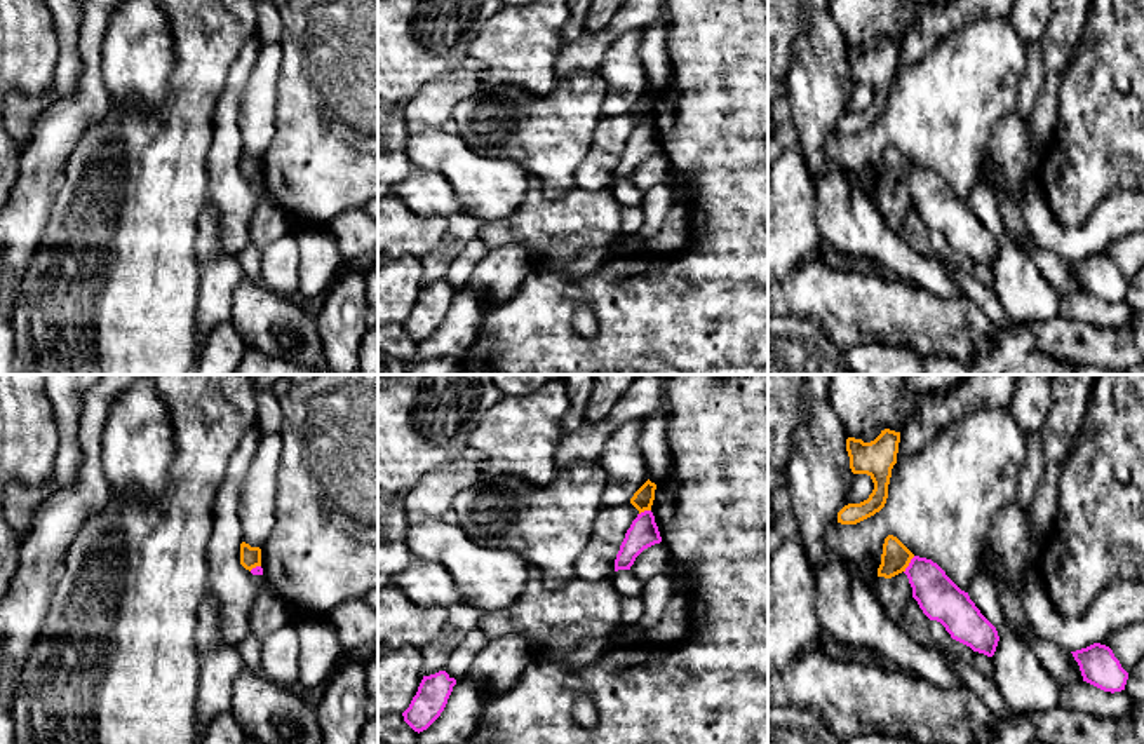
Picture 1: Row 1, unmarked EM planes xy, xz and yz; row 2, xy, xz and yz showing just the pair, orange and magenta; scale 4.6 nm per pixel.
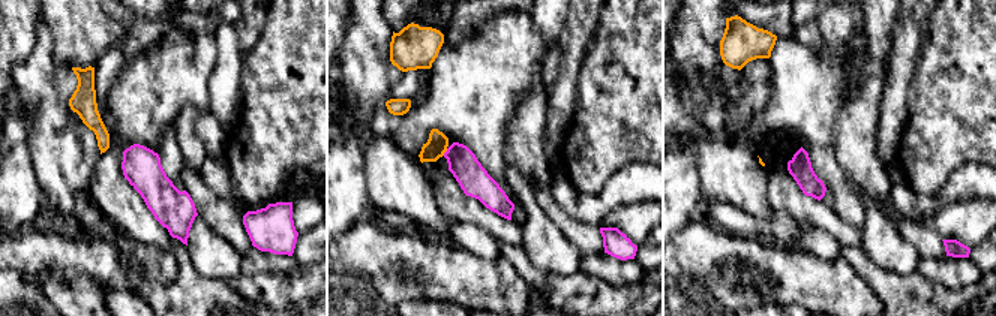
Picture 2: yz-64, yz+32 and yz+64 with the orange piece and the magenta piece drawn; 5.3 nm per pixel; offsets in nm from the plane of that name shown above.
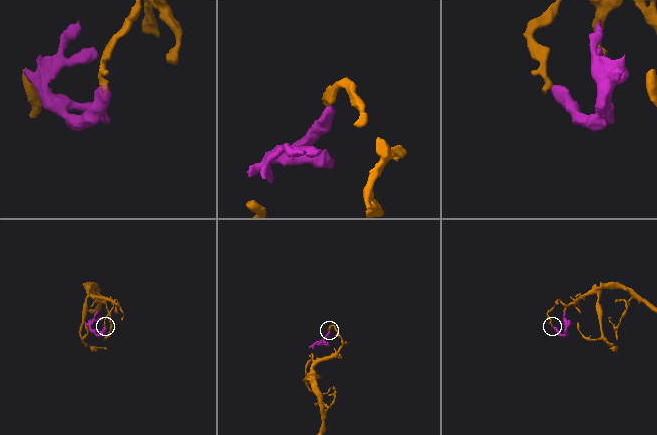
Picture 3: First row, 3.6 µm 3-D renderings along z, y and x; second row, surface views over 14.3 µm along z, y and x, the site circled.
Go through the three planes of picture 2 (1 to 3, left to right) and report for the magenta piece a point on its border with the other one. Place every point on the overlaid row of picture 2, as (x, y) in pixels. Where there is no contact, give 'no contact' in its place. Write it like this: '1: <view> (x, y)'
1: no contact
2: yz+32 (446, 150)
3: no contact

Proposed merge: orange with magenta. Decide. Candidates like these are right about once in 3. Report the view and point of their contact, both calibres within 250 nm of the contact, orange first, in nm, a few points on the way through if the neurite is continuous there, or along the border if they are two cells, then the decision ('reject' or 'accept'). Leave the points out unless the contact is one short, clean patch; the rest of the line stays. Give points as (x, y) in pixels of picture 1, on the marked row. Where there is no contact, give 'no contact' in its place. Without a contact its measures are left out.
yz (908, 565) | 140/200 nm | along yz (915, 556), (904, 572) | reject

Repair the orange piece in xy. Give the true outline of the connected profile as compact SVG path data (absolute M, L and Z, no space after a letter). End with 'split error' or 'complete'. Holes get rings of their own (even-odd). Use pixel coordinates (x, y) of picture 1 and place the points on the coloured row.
M242 542L240 544L240 565L249 572L256 566L261 566L261 549L251 547L249 544Z; complete

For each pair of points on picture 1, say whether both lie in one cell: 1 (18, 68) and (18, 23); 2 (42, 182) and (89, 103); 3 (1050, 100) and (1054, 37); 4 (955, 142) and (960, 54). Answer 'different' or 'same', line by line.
1: same
2: same
3: same
4: same

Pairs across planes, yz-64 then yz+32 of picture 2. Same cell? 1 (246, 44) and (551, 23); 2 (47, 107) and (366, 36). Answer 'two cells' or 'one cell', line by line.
1: two cells
2: one cell

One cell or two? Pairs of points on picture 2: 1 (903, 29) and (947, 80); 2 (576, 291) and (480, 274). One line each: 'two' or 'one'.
1: two
2: two

